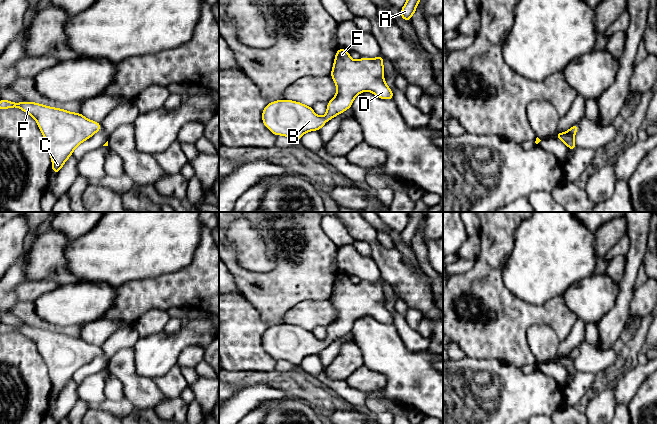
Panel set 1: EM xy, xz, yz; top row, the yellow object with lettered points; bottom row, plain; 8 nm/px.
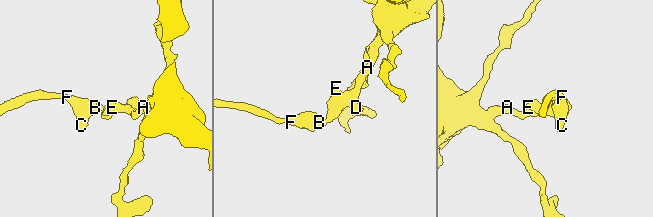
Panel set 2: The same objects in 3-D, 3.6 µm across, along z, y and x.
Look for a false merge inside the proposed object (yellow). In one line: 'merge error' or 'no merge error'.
no merge error

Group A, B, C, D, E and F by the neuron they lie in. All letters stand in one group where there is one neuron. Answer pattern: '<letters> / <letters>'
A B C D E F

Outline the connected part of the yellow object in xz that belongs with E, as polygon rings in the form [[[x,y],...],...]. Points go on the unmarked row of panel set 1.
[[[338,272],[330,299],[337,311],[335,321],[327,327],[324,341],[316,339],[311,330],[290,324],[270,326],[262,336],[264,349],[276,360],[284,359],[294,366],[308,355],[317,355],[324,348],[352,331],[354,322],[363,315],[370,315],[385,324],[394,323],[386,309],[383,279],[371,283],[351,283],[349,276]]]

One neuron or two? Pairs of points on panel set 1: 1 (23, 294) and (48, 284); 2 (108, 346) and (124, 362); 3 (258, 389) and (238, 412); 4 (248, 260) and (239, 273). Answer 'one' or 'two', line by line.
1: one
2: two
3: one
4: two

